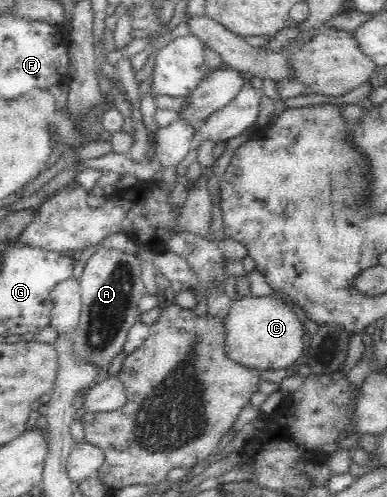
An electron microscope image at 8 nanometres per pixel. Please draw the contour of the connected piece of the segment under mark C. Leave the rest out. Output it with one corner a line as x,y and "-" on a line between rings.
269,296
240,297
231,302
224,319
226,355
238,364
261,370
286,369
304,352
305,328
287,303

